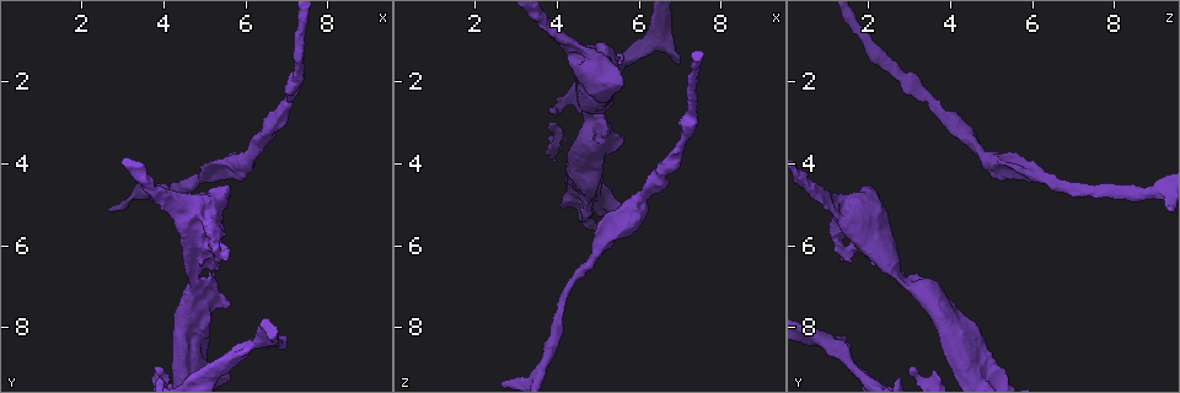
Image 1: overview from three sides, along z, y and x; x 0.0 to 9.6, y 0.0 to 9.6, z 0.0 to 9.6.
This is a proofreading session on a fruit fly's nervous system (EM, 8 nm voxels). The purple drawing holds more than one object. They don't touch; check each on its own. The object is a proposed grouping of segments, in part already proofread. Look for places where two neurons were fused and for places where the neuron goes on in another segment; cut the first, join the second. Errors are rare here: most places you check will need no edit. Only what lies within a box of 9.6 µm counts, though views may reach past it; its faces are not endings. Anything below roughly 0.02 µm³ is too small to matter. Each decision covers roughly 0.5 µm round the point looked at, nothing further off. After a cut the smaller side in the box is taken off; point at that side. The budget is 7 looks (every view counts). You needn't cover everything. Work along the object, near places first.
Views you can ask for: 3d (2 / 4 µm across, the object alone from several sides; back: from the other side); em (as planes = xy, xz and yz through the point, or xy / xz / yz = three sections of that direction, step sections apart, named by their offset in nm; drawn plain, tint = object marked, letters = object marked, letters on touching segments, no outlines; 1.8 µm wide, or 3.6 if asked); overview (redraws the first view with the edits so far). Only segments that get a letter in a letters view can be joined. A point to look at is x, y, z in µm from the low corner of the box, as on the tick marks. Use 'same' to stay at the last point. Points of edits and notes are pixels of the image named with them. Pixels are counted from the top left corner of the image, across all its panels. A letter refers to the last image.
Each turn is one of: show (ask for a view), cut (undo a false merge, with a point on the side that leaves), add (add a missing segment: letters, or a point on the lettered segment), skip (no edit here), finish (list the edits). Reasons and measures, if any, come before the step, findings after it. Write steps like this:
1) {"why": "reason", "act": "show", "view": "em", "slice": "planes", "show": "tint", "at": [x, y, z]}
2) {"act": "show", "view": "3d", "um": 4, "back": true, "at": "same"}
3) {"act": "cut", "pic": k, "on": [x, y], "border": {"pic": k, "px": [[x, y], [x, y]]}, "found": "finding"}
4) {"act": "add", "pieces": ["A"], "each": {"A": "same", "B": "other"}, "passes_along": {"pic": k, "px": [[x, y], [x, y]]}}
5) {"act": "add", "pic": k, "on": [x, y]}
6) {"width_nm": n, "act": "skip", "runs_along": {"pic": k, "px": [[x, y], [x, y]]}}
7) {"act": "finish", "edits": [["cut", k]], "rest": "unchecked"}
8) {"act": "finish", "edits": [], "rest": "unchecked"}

{"why": "an open end", "act": "show", "view": "em", "slice": "xz", "step": 8, "show": "letters", "at": [6.95, 8.40, 1.50]}

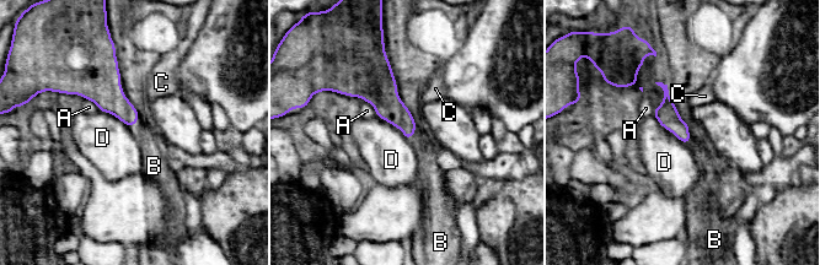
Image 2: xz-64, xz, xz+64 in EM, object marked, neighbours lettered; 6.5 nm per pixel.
{"why": "another direction", "act": "show", "view": "em", "slice": "planes", "show": "letters", "at": "same"}

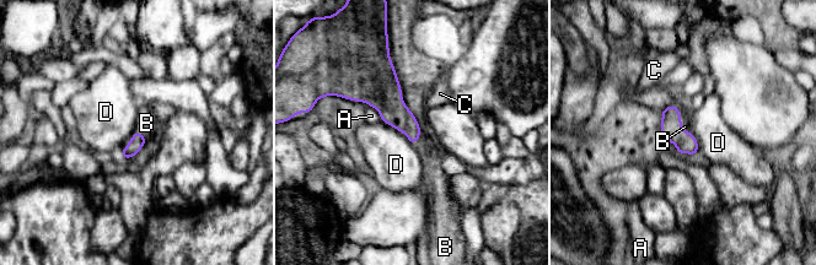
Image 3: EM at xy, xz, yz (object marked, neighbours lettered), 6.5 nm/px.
{"act": "add", "pieces": ["B"], "each": {"A": "other", "B": "same", "C": "other", "D": "other"}, "passes_along": {"pic": 3, "px": [[686, 142], [681, 125], [685, 126]]}, "found": "it goes on there"}

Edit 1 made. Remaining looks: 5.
{"why": "see it whole again", "act": "show", "view": "overview"}

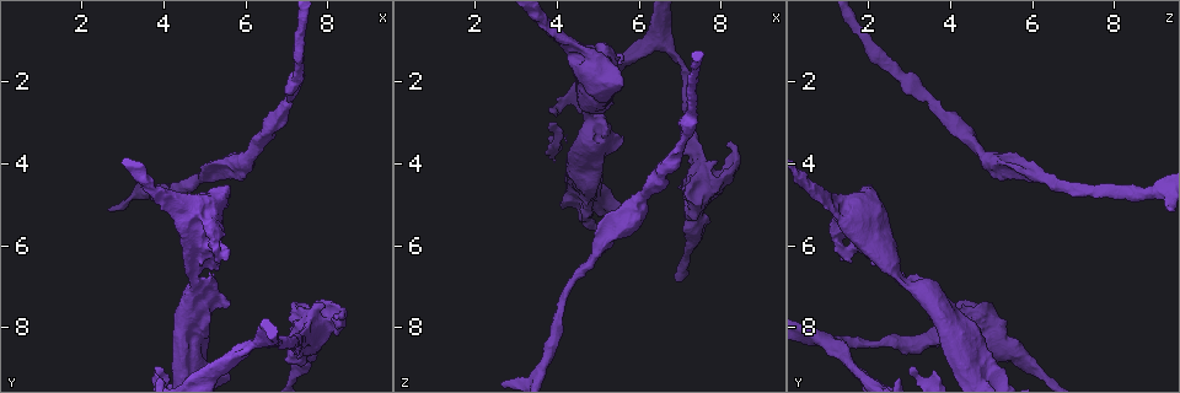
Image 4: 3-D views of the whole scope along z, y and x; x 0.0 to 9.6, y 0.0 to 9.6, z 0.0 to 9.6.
{"why": "free end", "act": "show", "view": "em", "slice": "planes", "show": "plain", "at": [5.65, 6.10, 1.50]}

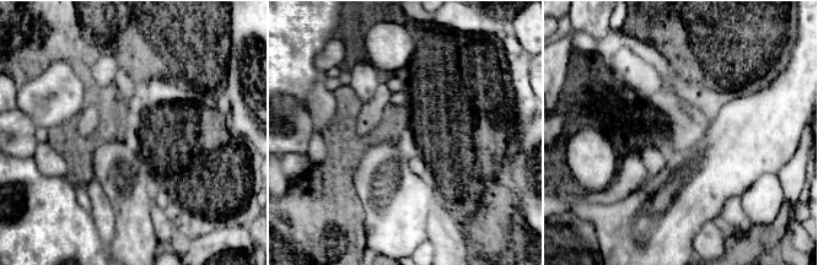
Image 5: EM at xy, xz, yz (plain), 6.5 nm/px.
{"act": "show", "view": "em", "slice": "planes", "show": "letters", "at": "same"}

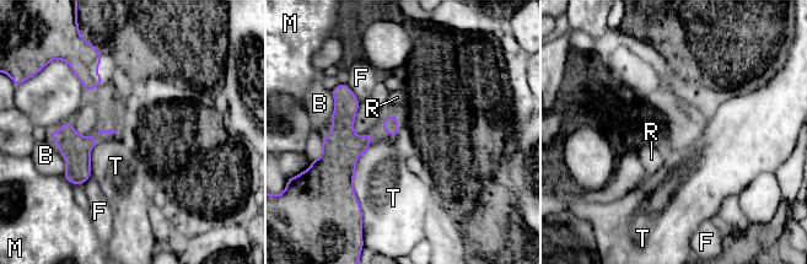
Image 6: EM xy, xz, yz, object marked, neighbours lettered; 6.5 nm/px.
{"longest_contact_nm": ["B", 360], "act": "skip", "each": {"B": "other", "F": "other", "M": "other", "R": "other", "T": "other"}, "found": "none of them fits"}

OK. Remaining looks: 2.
{"why": "stops while still wide", "act": "show", "view": "3d", "um": 4, "back": true, "at": [5.65, 7.45, 3.50]}

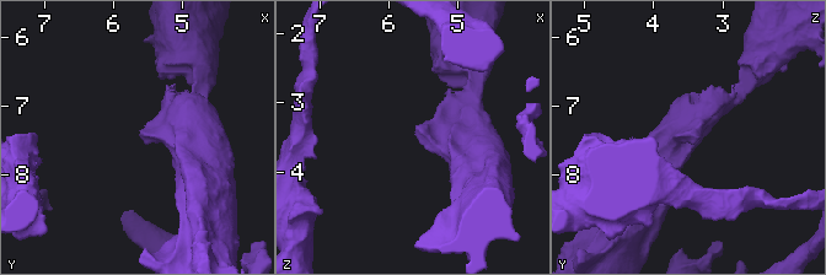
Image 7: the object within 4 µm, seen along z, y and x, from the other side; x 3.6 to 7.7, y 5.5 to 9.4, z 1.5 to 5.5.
{"why": "now the EM", "act": "show", "view": "em", "slice": "yz", "step": 8, "show": "letters", "at": [5.60, 7.40, 3.55]}

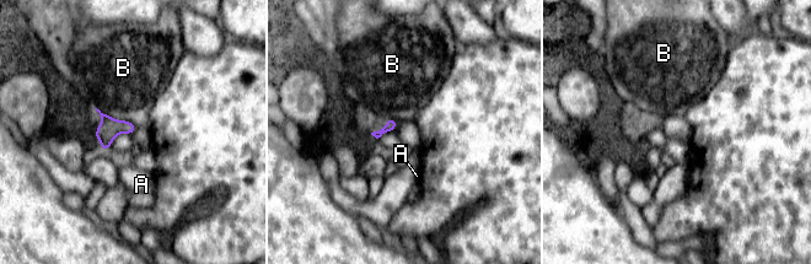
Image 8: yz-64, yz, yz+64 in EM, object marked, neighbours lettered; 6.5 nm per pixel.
{"act": "skip", "each": {"A": "other", "B": "other"}, "border": {"pic": 8, "px": [[95, 107], [137, 127]]}, "found": "none of them fits"}

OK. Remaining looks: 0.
{"act": "finish", "edits": [["add", 3]], "rest": "unchecked"}

